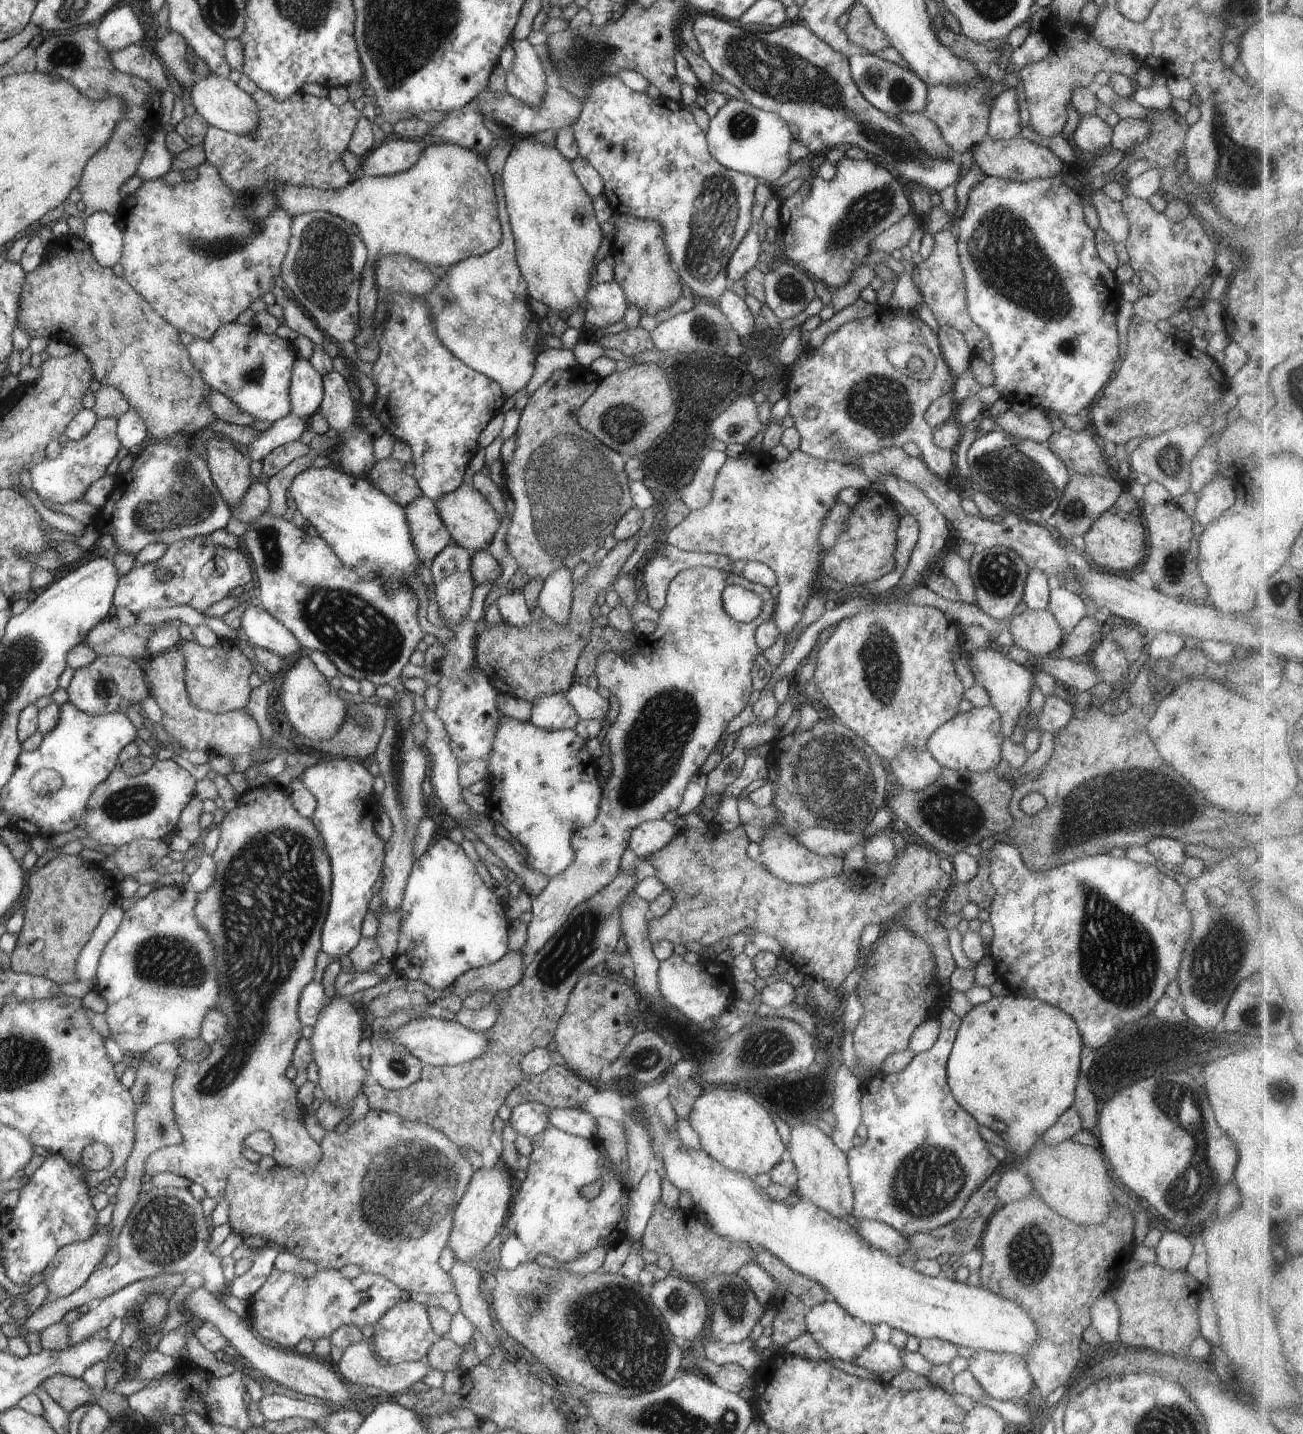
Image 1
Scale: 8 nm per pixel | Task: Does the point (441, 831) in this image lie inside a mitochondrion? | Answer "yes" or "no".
no

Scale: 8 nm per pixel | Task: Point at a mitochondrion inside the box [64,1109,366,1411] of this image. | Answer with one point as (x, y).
(165, 1229)

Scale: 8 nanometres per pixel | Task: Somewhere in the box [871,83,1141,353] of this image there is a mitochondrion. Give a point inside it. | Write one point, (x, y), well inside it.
(1004, 252)

